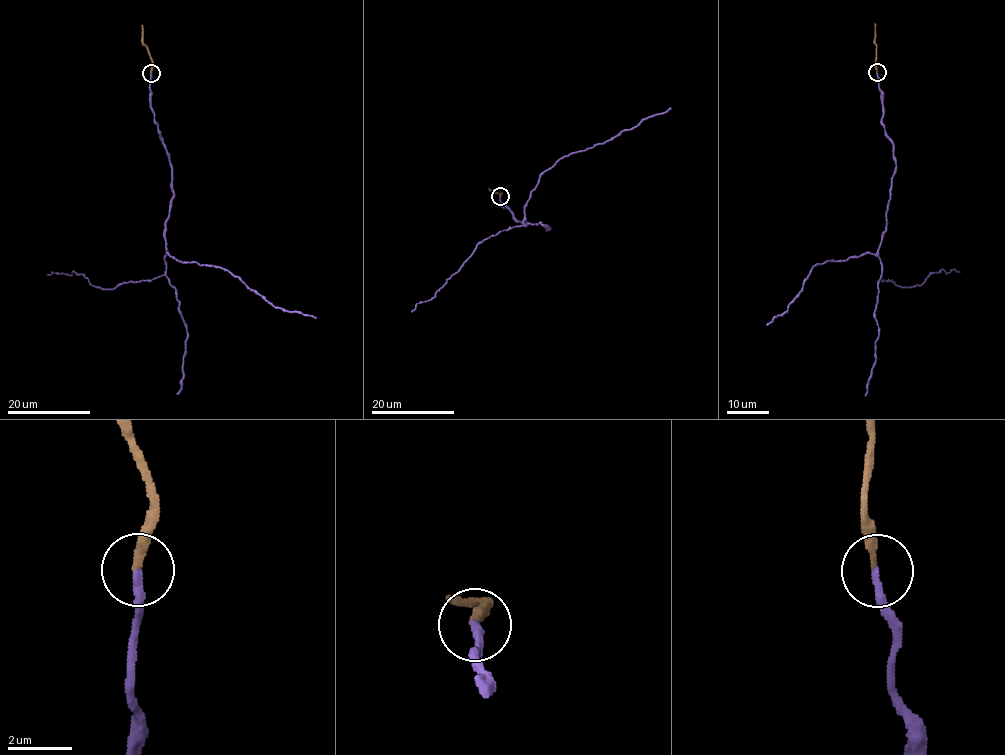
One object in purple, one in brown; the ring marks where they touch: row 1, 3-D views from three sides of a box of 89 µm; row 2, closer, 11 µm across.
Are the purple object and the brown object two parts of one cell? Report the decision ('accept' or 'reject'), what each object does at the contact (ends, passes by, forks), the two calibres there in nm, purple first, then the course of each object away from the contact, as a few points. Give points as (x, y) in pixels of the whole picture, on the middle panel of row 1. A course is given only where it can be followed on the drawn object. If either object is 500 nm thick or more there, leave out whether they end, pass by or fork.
accept | purple ends | brown ends | 260/220 nm | purple via (500, 196), (516, 220), (529, 224), (522, 224), (530, 192), (561, 158), (671, 109) | brown via (500, 195), (500, 192), (488, 189)

